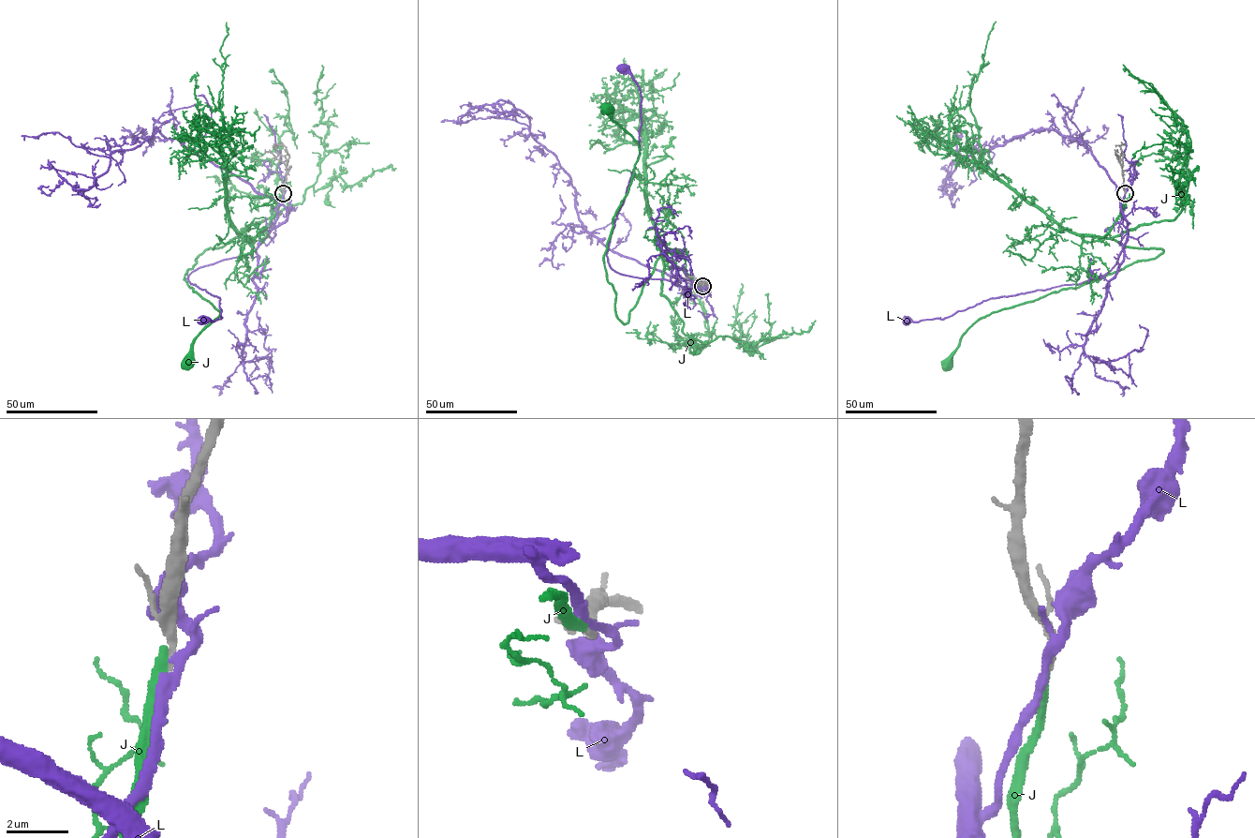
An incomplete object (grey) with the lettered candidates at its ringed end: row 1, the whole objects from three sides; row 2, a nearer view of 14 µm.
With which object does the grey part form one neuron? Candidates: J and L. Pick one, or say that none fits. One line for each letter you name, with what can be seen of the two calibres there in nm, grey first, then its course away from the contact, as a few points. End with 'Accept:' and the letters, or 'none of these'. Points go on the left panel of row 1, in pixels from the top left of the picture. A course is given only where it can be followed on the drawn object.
J: 260 nm thick on the grey side, 280 nm on the other; it runs (283, 193), (266, 229), (210, 248), (184, 274), (220, 312), (187, 362)
Accept: J

